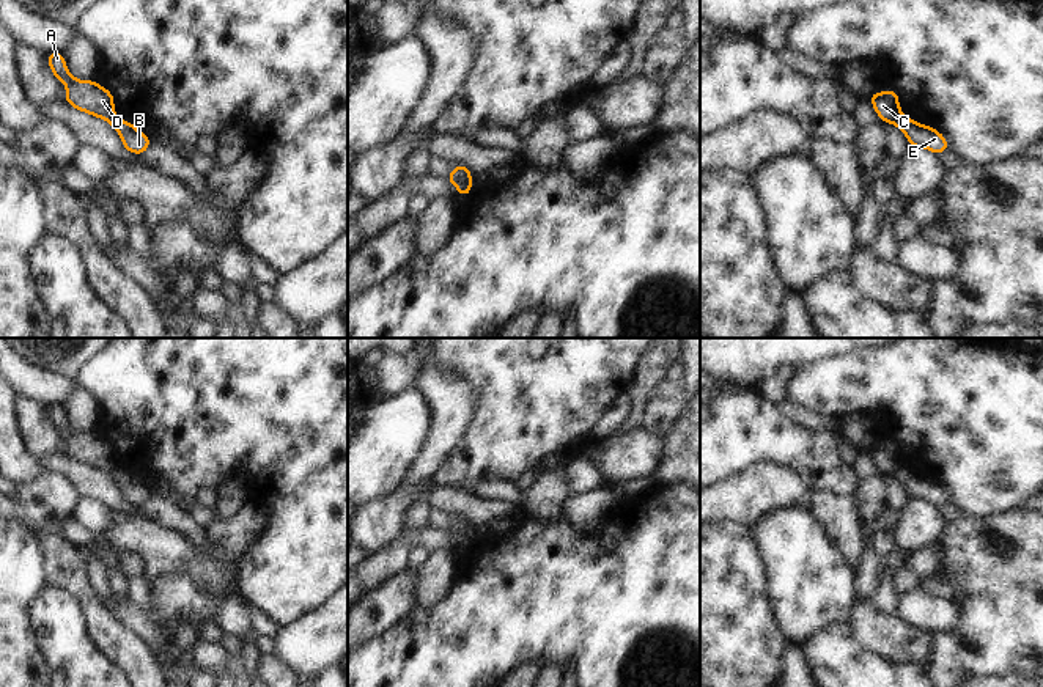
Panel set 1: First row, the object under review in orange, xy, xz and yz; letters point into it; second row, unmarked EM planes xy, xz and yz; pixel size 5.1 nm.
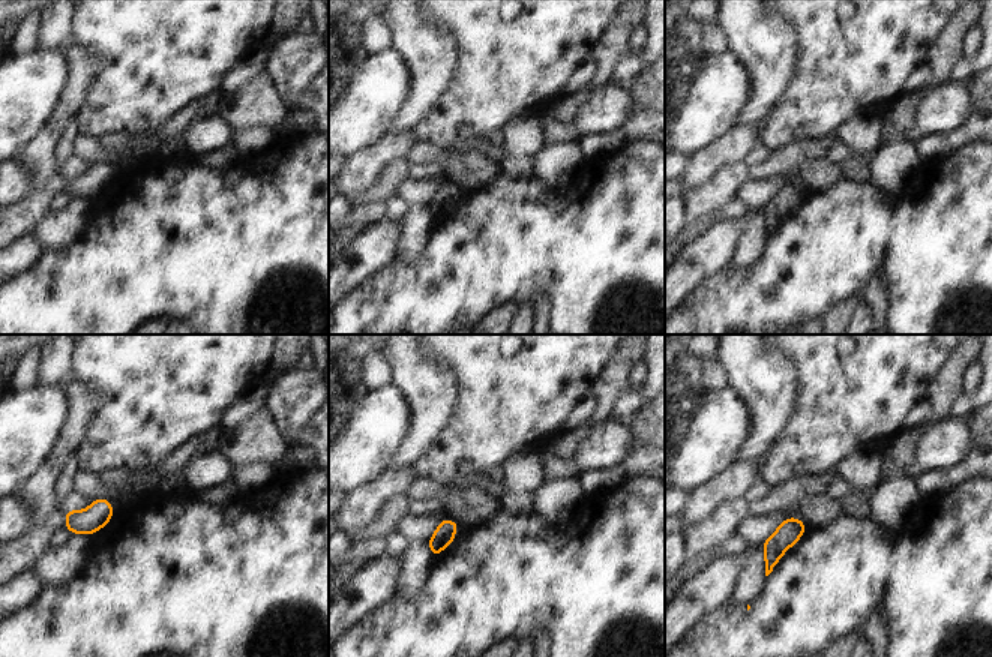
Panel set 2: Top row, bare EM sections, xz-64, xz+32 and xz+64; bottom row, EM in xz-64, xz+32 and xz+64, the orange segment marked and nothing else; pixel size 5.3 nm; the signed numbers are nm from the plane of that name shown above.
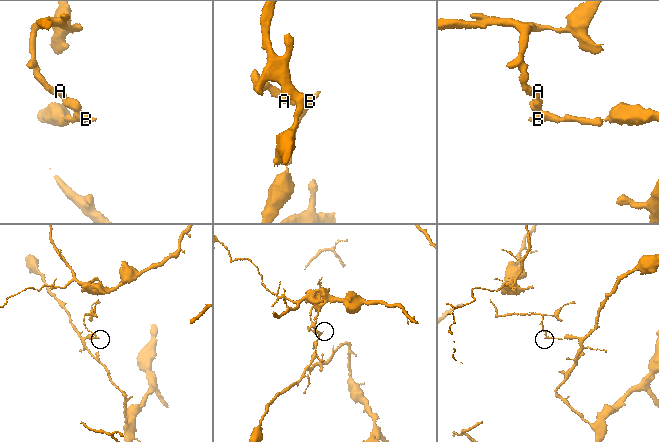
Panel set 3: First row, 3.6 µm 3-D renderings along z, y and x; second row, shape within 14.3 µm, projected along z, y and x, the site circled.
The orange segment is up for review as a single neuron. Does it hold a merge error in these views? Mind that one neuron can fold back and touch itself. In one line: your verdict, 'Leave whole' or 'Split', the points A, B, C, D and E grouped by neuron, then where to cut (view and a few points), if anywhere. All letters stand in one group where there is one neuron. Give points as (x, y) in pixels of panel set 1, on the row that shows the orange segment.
Split. Groups: A C D / B E. Split along xz (471, 178), (458, 191).

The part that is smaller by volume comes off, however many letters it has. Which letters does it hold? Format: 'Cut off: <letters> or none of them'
Cut off: A, C, D

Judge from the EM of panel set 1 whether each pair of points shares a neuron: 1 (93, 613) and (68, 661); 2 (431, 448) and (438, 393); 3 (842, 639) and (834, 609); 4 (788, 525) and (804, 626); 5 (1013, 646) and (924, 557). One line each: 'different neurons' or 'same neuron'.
1: different neurons
2: same neuron
3: different neurons
4: same neuron
5: different neurons

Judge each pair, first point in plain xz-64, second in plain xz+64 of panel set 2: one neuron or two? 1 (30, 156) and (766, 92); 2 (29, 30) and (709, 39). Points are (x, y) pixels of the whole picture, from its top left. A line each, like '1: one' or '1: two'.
1: one
2: one

